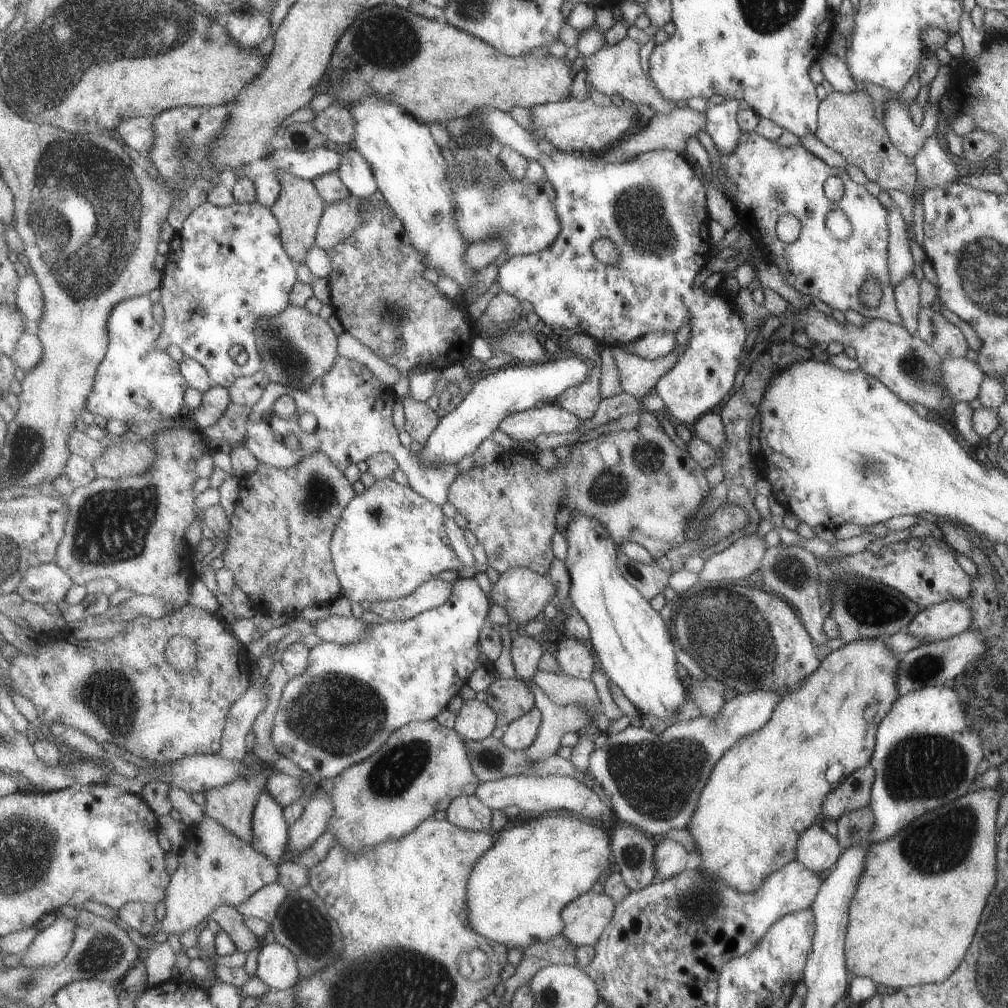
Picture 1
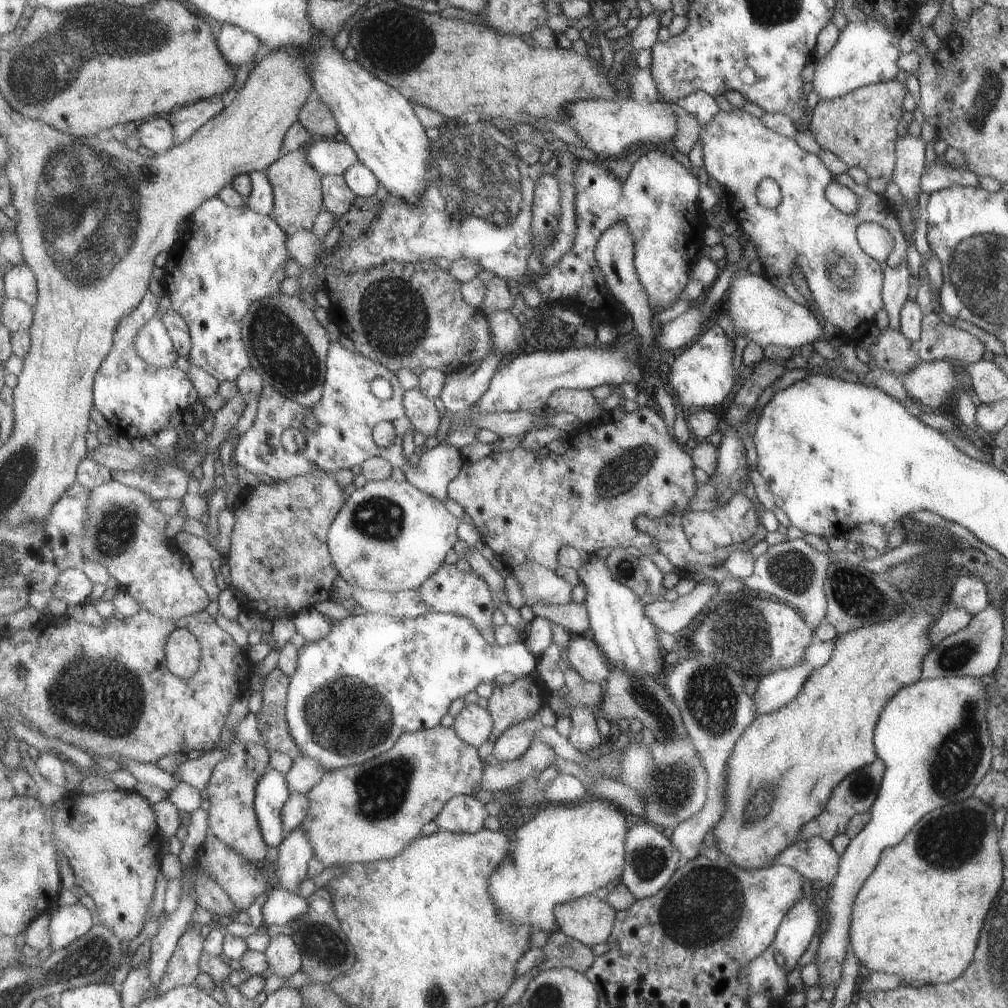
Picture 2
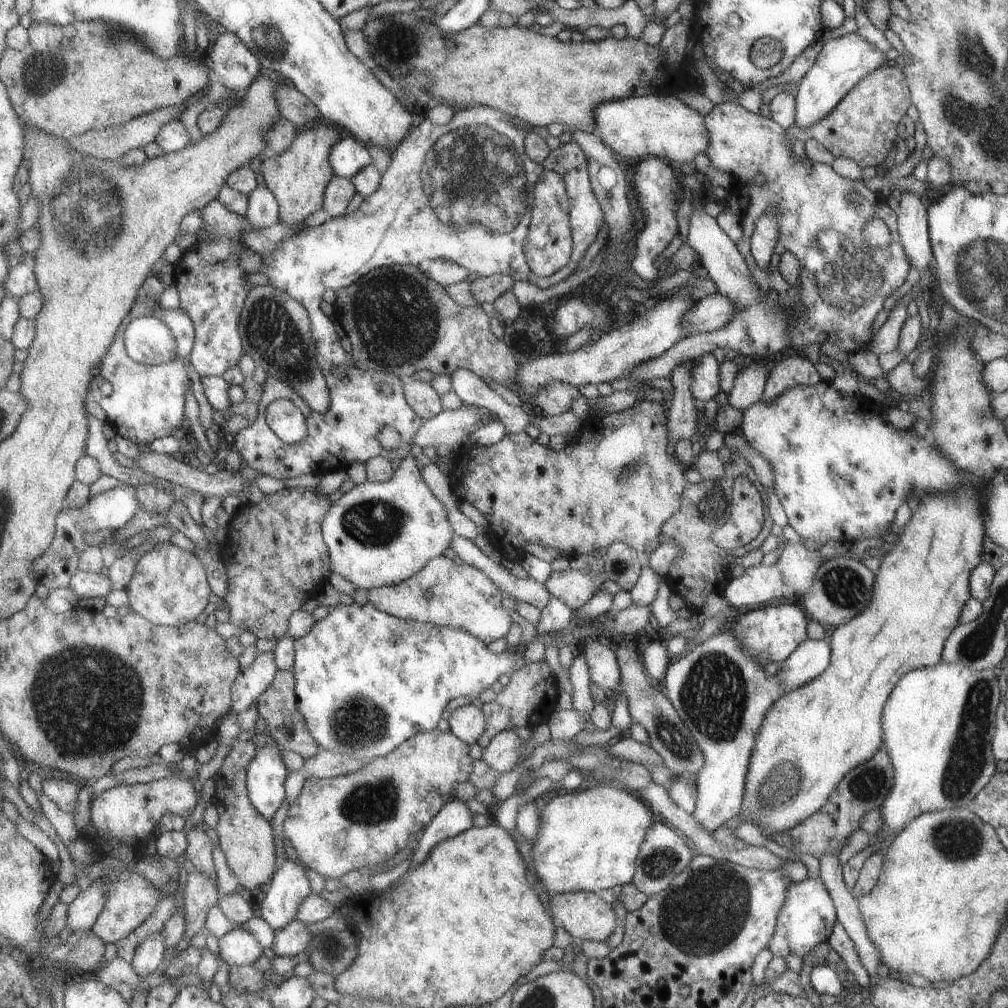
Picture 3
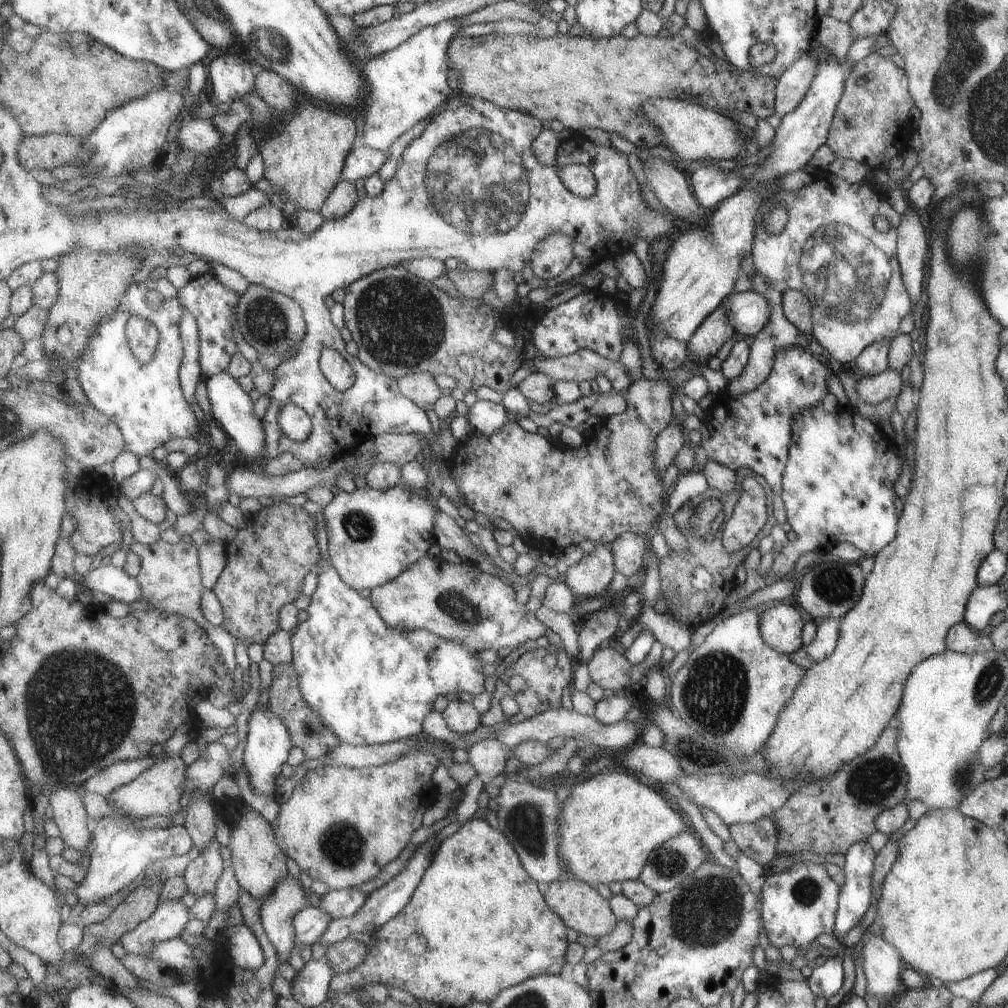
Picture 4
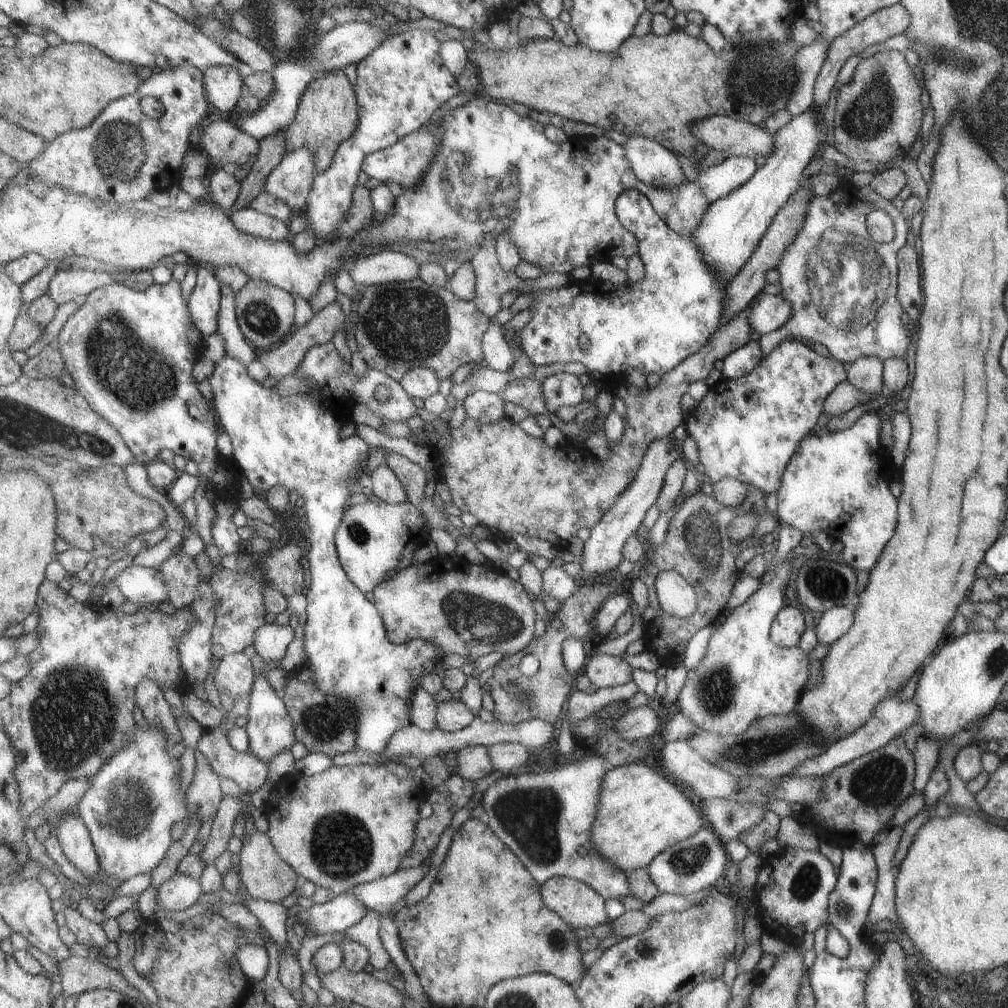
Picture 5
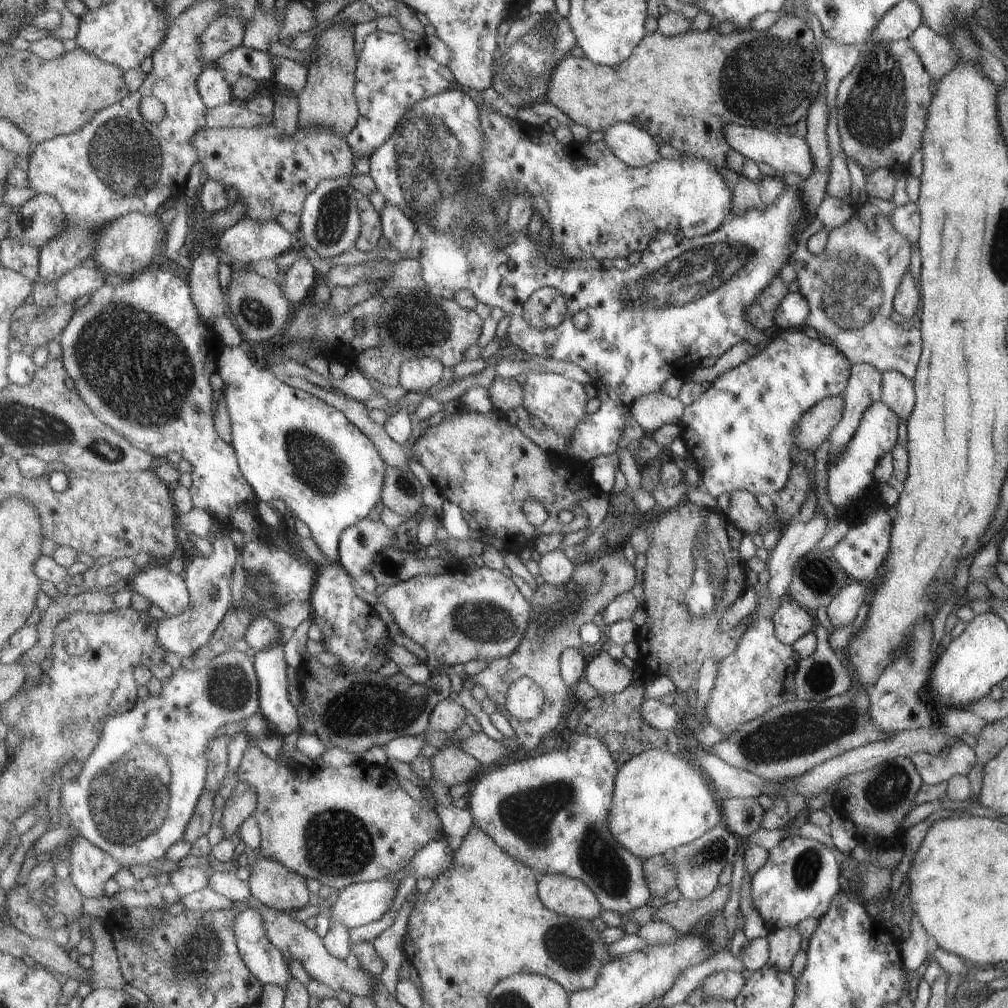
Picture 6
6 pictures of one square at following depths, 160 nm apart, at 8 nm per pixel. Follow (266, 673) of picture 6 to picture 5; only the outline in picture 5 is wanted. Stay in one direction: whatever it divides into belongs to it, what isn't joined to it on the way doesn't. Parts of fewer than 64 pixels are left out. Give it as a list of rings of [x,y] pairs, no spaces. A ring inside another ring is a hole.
[[[265,671],[256,678],[254,687],[251,692],[251,699],[248,711],[248,723],[246,729],[250,738],[249,752],[257,758],[270,763],[272,758],[275,758],[279,752],[283,750],[291,750],[296,743],[296,726],[292,719],[292,714],[289,712],[288,706],[285,704],[282,694],[277,694],[273,690],[273,686],[269,684]]]

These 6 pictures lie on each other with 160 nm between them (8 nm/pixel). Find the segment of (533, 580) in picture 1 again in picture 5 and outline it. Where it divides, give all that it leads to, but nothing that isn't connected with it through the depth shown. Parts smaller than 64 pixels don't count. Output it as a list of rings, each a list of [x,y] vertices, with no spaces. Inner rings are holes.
[[[669,436],[658,438],[647,448],[647,452],[636,470],[636,476],[633,477],[628,488],[617,497],[609,512],[592,528],[590,537],[584,543],[581,554],[581,568],[585,576],[599,576],[607,574],[613,570],[622,560],[620,550],[625,544],[626,538],[634,534],[637,526],[641,524],[643,515],[647,509],[654,504],[664,481],[664,476],[669,465],[681,456],[676,442]]]

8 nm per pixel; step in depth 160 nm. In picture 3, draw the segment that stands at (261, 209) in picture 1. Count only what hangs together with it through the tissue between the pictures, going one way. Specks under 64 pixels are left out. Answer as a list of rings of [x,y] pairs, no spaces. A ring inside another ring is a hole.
[[[218,198],[211,201],[201,212],[202,228],[208,233],[200,243],[188,251],[185,251],[174,264],[174,283],[180,298],[180,306],[183,307],[193,319],[196,328],[196,341],[190,354],[189,361],[196,372],[202,377],[221,377],[227,370],[239,366],[246,350],[241,336],[241,315],[246,303],[246,298],[254,287],[249,282],[248,273],[239,264],[239,254],[247,246],[244,241],[244,231],[254,228],[253,223],[245,216],[229,210]]]

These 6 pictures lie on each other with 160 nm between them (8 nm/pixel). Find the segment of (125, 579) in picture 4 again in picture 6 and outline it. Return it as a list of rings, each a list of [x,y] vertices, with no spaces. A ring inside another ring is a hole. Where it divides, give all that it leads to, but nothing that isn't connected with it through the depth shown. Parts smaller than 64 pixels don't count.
[[[166,563],[154,564],[136,574],[128,588],[132,593],[149,598],[155,607],[170,616],[183,614],[192,601],[183,575],[171,572]]]

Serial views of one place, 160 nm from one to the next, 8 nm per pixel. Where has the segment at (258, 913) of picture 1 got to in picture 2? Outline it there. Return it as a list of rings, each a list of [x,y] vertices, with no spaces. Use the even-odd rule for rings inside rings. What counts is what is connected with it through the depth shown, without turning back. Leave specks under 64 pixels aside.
[[[272,887],[262,906],[263,923],[267,926],[282,926],[309,912],[310,903],[299,893],[292,893],[285,887]]]

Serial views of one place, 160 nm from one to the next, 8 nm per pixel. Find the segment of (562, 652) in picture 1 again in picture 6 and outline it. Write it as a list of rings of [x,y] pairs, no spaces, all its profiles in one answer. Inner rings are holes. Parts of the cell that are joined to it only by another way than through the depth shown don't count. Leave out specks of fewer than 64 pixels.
[[[606,651],[589,656],[585,678],[591,686],[599,690],[600,694],[613,694],[629,686],[632,673],[619,659],[611,658]]]

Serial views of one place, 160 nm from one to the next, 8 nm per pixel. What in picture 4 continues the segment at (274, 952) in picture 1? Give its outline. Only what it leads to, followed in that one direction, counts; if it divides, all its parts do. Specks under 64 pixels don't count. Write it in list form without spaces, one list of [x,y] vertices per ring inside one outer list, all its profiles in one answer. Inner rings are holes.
[[[307,907],[294,918],[296,940],[298,944],[315,944],[324,936],[329,923],[333,920],[330,914],[317,907]]]

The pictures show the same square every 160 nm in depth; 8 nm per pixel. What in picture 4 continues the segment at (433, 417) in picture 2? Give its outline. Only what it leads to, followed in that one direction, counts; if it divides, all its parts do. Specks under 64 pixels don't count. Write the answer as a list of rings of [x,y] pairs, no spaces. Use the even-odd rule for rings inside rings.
[[[413,373],[399,380],[401,392],[423,410],[434,410],[443,396],[441,387],[431,373]]]

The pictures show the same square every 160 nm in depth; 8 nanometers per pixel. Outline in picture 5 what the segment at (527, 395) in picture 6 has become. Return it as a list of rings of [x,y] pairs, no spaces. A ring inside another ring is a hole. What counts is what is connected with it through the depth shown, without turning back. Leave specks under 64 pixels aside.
[[[557,373],[548,376],[542,383],[543,396],[548,412],[557,412],[561,406],[573,406],[583,402],[583,386],[585,380],[580,375]]]

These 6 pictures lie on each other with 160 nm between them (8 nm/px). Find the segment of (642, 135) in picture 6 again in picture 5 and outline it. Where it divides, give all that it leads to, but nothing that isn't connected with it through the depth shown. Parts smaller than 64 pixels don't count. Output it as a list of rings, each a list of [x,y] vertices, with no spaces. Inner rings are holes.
[[[627,137],[627,141],[621,146],[630,162],[629,166],[641,182],[667,191],[683,184],[684,176],[677,158],[654,140]]]

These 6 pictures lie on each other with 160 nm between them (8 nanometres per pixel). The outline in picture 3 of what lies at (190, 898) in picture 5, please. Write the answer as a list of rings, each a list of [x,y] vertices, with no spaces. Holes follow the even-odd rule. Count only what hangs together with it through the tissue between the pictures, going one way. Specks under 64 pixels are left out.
[[[164,930],[159,931],[153,936],[147,937],[137,947],[132,965],[140,977],[144,978],[158,970],[163,956],[165,956],[165,950],[167,950],[165,939]]]

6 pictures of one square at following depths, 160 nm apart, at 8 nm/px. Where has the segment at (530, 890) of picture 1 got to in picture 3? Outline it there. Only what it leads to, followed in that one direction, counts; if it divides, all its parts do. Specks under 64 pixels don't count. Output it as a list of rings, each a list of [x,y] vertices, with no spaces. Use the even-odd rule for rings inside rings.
[[[597,783],[585,785],[577,791],[569,791],[563,796],[553,797],[544,801],[541,809],[543,821],[540,824],[540,834],[532,847],[532,860],[535,874],[531,876],[539,880],[549,896],[557,893],[574,893],[579,891],[593,891],[597,893],[605,889],[612,889],[627,885],[635,873],[636,856],[641,844],[651,828],[651,812],[649,808],[637,798],[625,792],[625,788],[615,783]]]

